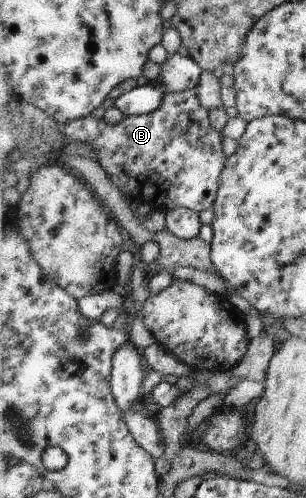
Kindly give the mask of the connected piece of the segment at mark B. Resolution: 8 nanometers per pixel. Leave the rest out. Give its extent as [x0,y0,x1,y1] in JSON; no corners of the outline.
[61,87,228,213]

